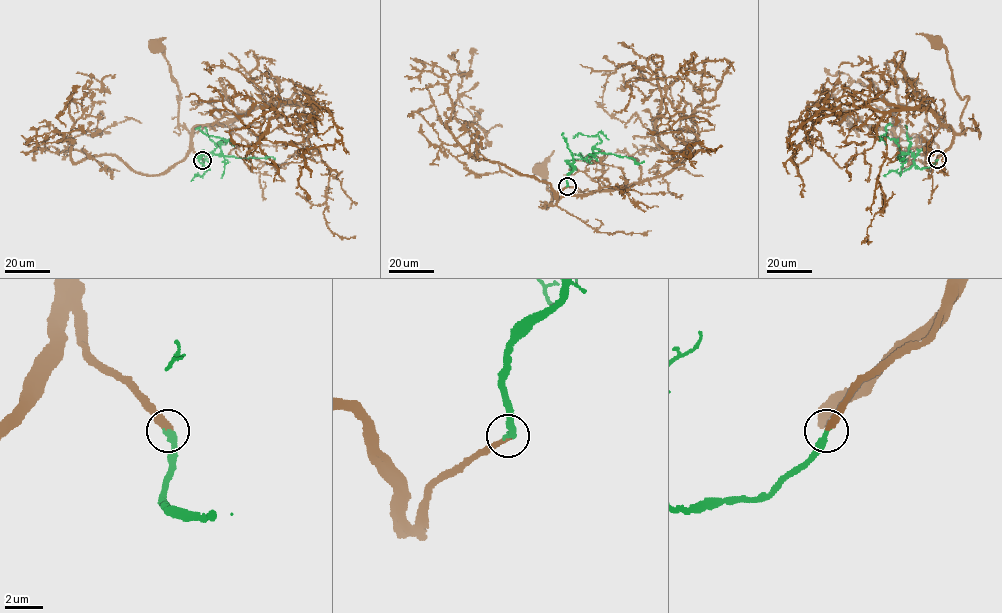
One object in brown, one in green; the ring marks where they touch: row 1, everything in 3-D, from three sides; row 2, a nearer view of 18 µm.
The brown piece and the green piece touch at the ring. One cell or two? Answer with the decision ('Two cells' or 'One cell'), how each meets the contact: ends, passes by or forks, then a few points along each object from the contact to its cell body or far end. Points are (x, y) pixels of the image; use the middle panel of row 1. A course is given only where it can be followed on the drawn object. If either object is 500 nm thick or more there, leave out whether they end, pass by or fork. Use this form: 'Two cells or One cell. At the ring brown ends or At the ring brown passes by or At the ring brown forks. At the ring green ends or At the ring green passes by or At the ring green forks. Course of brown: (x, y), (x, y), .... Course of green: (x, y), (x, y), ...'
One cell. At the ring brown ends. At the ring green ends. Course of brown: (567, 186), (557, 194), (555, 205), (546, 202), (547, 208), (552, 193), (541, 171). Course of green: (567, 186), (567, 176), (573, 168), (568, 163), (586, 158), (601, 141), (597, 136), (580, 133), (573, 138)

